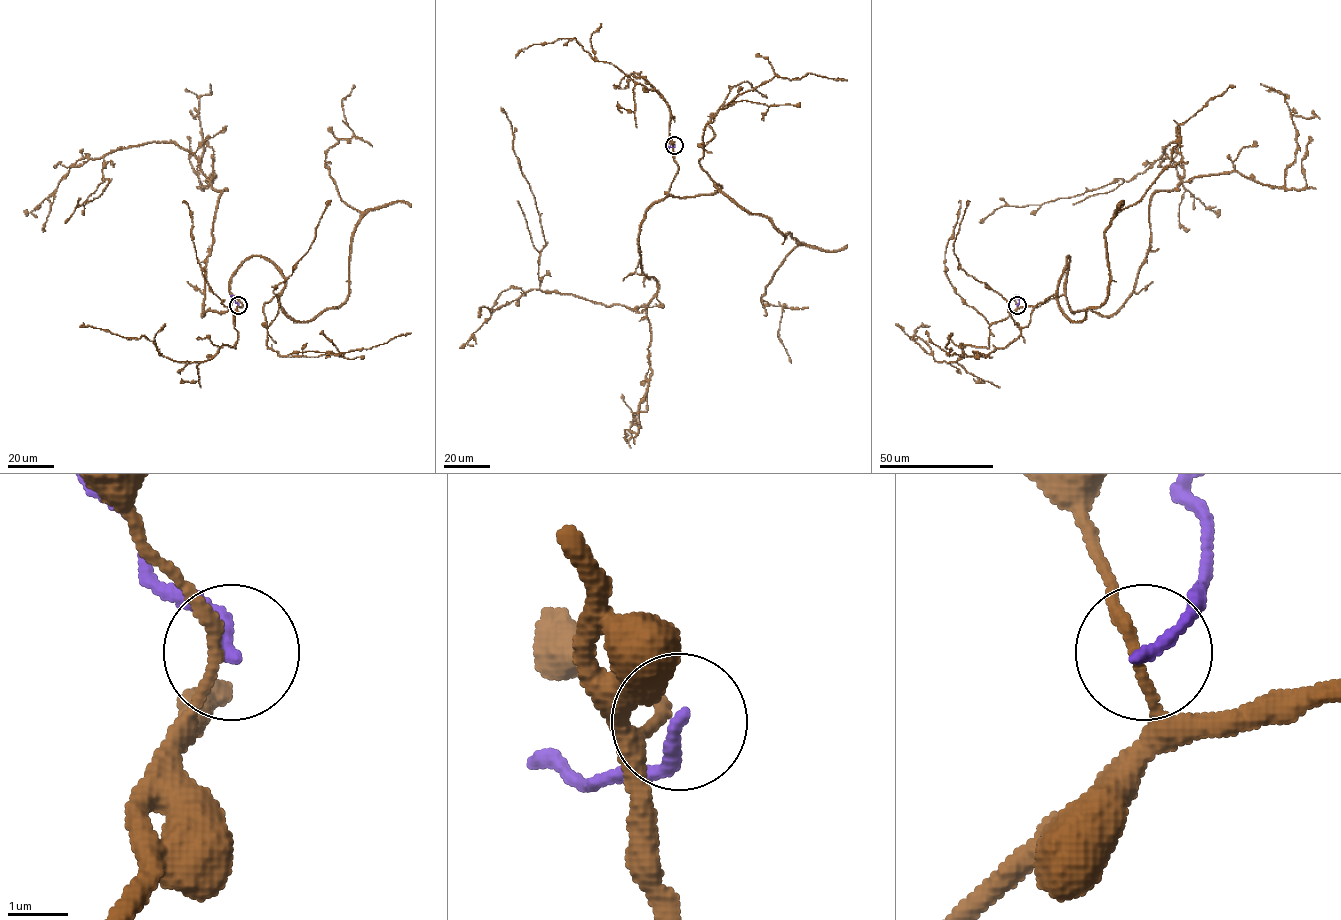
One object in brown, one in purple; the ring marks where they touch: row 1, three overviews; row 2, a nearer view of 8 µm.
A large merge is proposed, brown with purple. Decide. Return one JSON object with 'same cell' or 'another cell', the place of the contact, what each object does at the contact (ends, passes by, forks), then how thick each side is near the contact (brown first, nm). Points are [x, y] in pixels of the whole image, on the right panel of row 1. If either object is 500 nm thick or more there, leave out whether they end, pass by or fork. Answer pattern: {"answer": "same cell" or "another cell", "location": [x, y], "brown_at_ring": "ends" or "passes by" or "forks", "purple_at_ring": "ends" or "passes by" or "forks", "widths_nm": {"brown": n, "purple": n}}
{"answer": "another cell", "location": [1017, 305], "brown_at_ring": "passes by", "purple_at_ring": "ends", "widths_nm": {"brown": 180, "purple": 220}}

